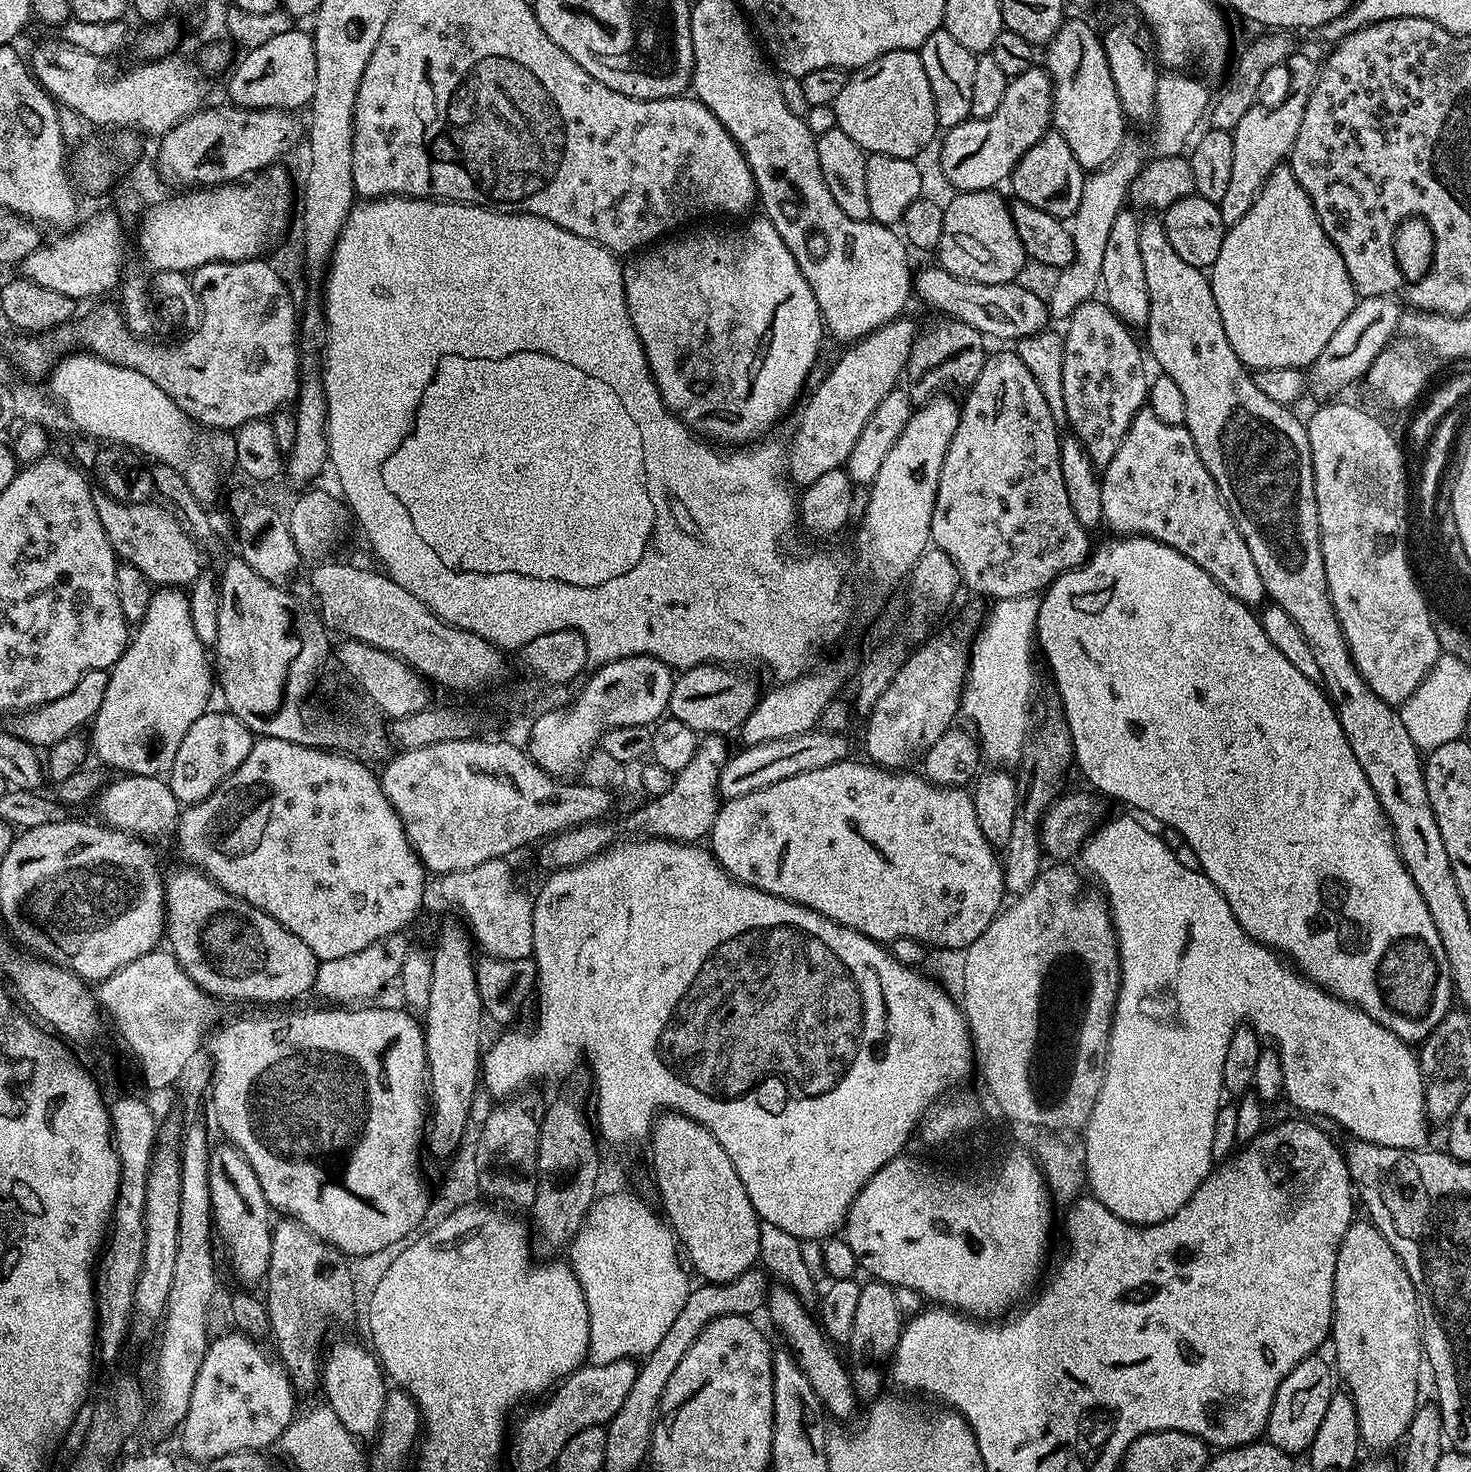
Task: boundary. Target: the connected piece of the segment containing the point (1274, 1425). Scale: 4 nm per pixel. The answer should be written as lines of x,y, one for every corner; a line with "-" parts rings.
1313,1354
1298,1362
1298,1366
1294,1366
1294,1370
1290,1370
1286,1378
1282,1378
1282,1386
1278,1386
1274,1402
1270,1406
1270,1418
1266,1429
1267,1443
1278,1446
1278,1450
1289,1454
1304,1454
1309,1451
1334,1393
1332,1376
1334,1380
1333,1365
1329,1361
1327,1364
1320,1354

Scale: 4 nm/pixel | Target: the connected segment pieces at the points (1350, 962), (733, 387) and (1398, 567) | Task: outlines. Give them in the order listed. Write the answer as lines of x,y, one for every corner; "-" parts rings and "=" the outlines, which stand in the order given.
1121,535
1119,538
1112,539
1116,540
1108,540
1105,544
1098,545
1097,548
1095,545
1094,551
1085,563
1078,568
1071,568
1068,572
1061,572
1044,589
1040,596
1040,609
1036,619
1038,648
1039,651
1040,648
1044,651
1044,660
1048,663
1049,670
1052,671
1052,680
1056,683
1056,692
1060,695
1060,704
1064,707
1062,715
1068,724
1068,732
1072,736
1072,754
1075,767
1077,769
1080,767
1081,774
1093,784
1091,787
1101,797
1107,798
1109,801
1111,801
1110,799
1121,800
1122,803
1137,808
1137,810
1132,809
1137,813
1149,812
1154,819
1161,820
1164,823
1162,825
1177,831
1184,839
1185,845
1189,849
1192,847
1199,871
1203,872
1206,878
1210,878
1210,882
1224,895
1226,902
1230,902
1230,910
1234,910
1234,918
1238,918
1238,922
1246,930
1248,936
1253,936
1260,944
1266,944
1269,948
1283,954
1313,984
1327,988
1339,1000
1347,1000
1348,1003
1355,1004
1367,1016
1374,1018
1394,1034
1398,1034
1398,1038
1409,1042
1424,1041
1434,1030
1434,1026
1438,1026
1438,1022
1442,1022
1442,1018
1453,1007
1452,967
1446,958
1442,938
1434,926
1434,918
1430,918
1430,910
1426,910
1426,902
1422,898
1422,894
1418,894
1418,886
1414,886
1414,878
1410,878
1410,870
1402,862
1400,851
1396,848
1396,835
1392,832
1392,824
1389,822
1387,814
1382,810
1382,806
1362,770
1362,766
1358,766
1358,758
1354,758
1354,750
1350,750
1350,742
1346,742
1346,734
1342,730
1340,719
1336,716
1336,709
1332,707
1331,700
1322,691
1321,685
1317,681
1306,678
1306,674
1302,674
1294,667
1279,652
1278,646
1274,646
1274,642
1270,642
1270,638
1266,638
1257,613
1249,605
1243,604
1242,601
1231,596
1226,590
1222,590
1222,586
1218,586
1218,582
1214,582
1214,578
1210,578
1210,574
1206,574
1206,570
1202,570
1202,566
1194,566
1194,562
1190,562
1190,558
1178,554
1178,550
1174,550
1149,536
=
756,215
748,218
753,218
753,220
745,219
743,222
733,223
736,224
733,228
696,228
693,232
681,231
676,234
681,234
681,236
673,235
671,238
661,239
645,247
643,251
629,259
633,259
629,264
623,265
626,306
634,322
634,330
638,330
638,338
644,347
648,368
652,371
660,397
663,398
666,407
671,412
675,412
680,417
680,421
687,428
691,428
697,436
707,438
712,442
719,442
724,446
747,446
759,441
765,434
771,433
768,431
771,430
772,424
778,423
783,418
784,411
796,399
797,401
801,399
800,391
803,390
804,383
807,382
808,375
811,374
812,367
816,364
820,343
823,342
824,336
826,337
826,329
823,320
820,319
814,290
810,290
794,254
790,254
786,242
782,242
782,234
774,230
767,216
=
1321,403
1321,408
1306,420
1326,582
1342,634
1362,678
1378,698
1399,706
1418,690
1442,654
1429,602
1410,563
1408,476
1404,473
1404,452
1392,437
1391,430
1378,417
1352,404
1334,403

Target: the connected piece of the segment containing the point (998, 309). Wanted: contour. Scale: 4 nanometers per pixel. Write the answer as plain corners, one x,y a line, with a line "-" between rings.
933,266
933,268
924,268
921,272
917,271
915,273
914,296
917,301
920,299
922,303
929,304
930,307
934,308
937,311
935,313
953,316
956,320
966,322
966,326
974,326
974,330
978,330
985,338
991,338
991,336
996,340
1024,340
1027,336
1036,338
1050,324
1045,297
1041,293
1039,296
1038,293
1023,288
1020,282
979,284
978,282
958,278
939,266

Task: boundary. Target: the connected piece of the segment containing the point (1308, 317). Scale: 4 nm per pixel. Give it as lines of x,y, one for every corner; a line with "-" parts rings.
1288,166
1273,170
1245,216
1225,231
1222,250
1218,250
1218,258
1210,269
1210,279
1214,302
1222,318
1222,330
1226,330
1230,346
1234,346
1234,354
1238,354
1249,370
1307,369
1318,354
1322,354
1334,330
1346,322
1346,314
1354,310
1358,299
1342,254
1338,254
1322,230
1312,200

